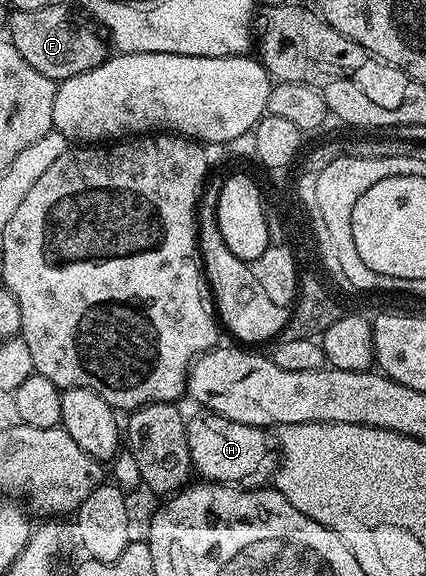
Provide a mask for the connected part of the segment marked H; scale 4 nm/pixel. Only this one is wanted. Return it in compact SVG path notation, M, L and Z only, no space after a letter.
M203 410L202 415L190 415L186 424L188 449L192 457L192 471L199 480L223 485L238 485L246 479L266 457L267 432L261 427L244 425L223 415Z

